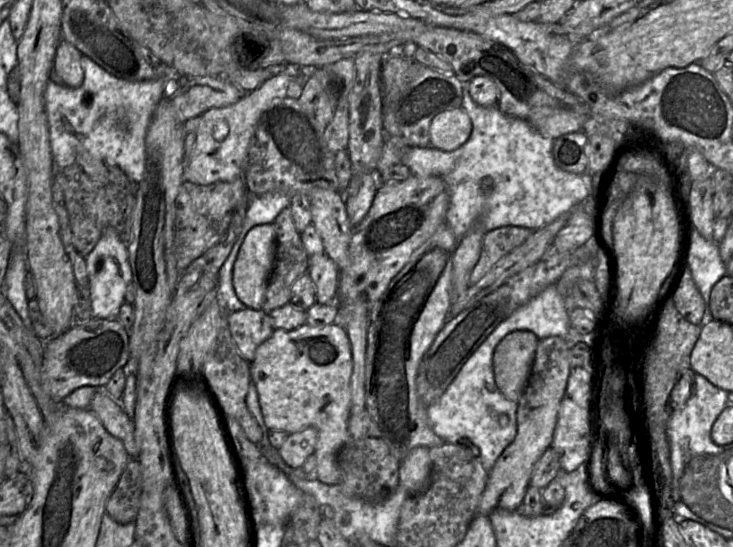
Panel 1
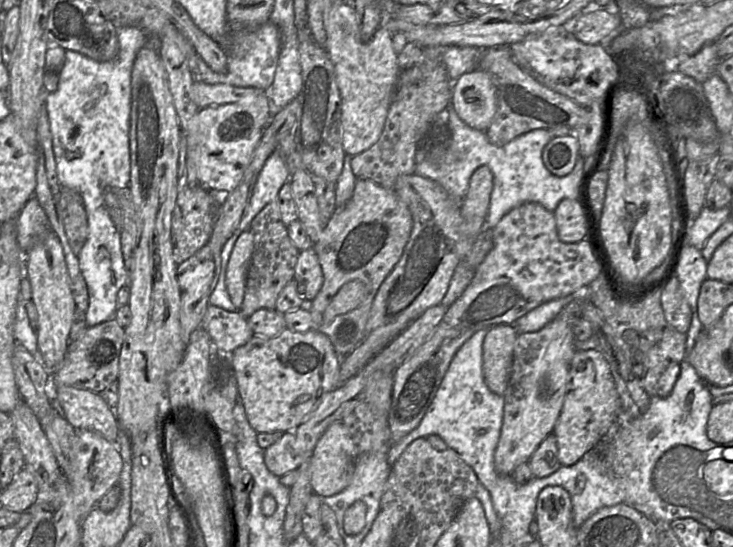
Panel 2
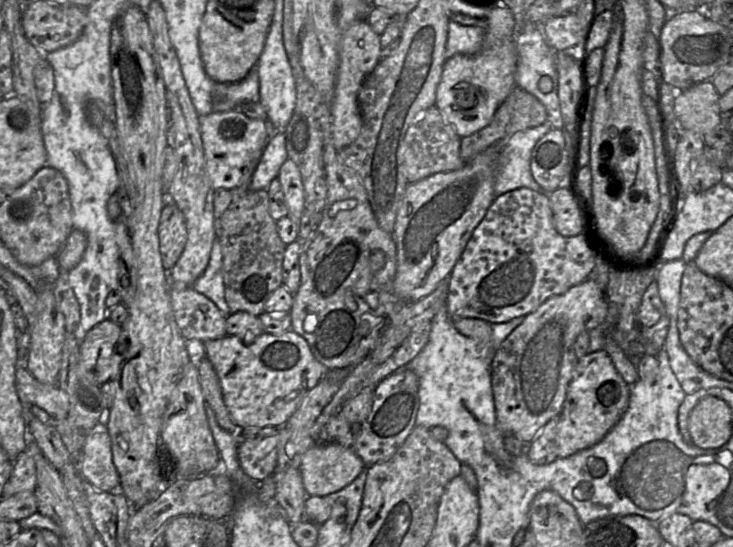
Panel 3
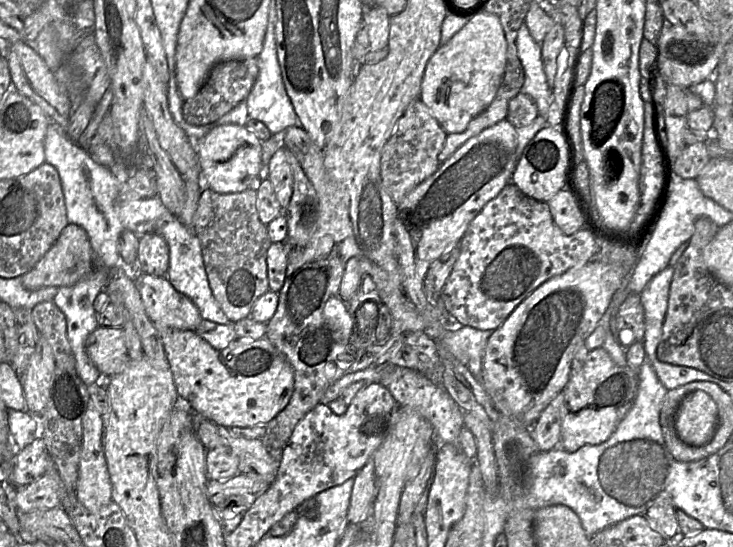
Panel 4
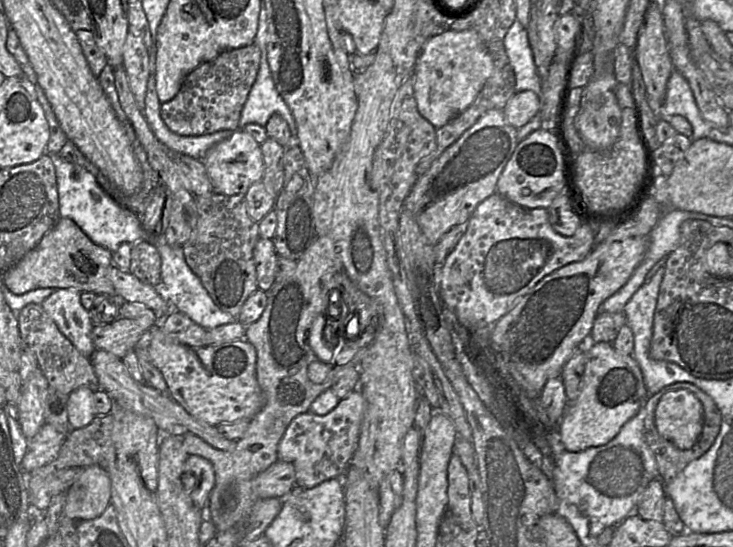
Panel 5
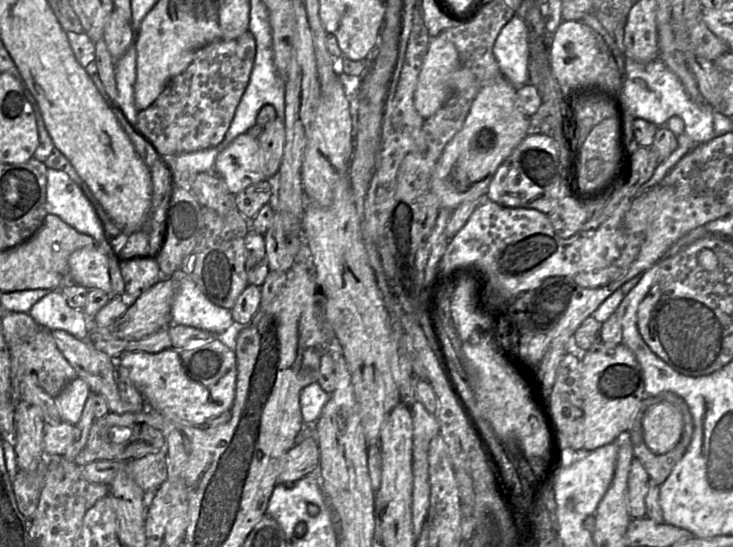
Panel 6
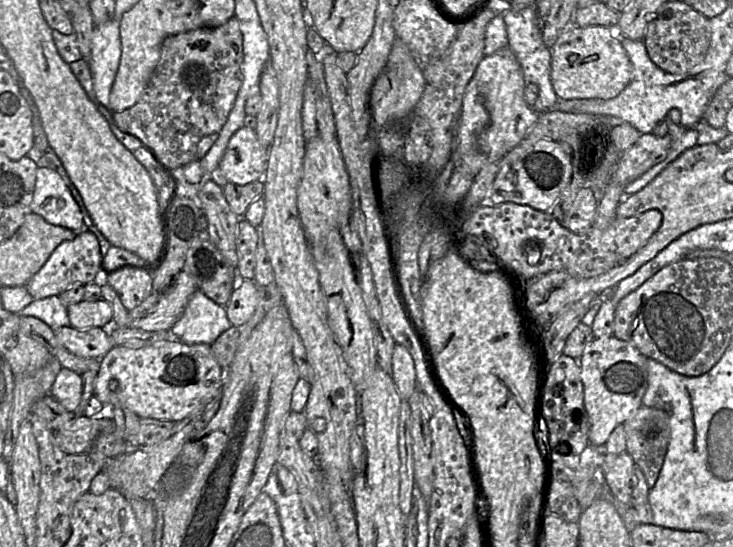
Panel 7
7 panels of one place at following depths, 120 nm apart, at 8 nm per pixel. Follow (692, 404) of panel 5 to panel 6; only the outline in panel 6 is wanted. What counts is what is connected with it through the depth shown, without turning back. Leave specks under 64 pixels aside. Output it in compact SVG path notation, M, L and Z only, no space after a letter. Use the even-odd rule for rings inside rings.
M661 401L648 409L642 428L647 447L655 454L665 454L680 442L684 420L675 405Z

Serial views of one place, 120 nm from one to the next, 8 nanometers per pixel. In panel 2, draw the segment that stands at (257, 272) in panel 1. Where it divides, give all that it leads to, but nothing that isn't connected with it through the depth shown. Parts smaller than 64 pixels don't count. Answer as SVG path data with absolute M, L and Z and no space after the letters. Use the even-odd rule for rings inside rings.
M245 231L237 238L226 269L225 282L233 304L238 308L243 302L246 275L253 251L254 238L251 231Z

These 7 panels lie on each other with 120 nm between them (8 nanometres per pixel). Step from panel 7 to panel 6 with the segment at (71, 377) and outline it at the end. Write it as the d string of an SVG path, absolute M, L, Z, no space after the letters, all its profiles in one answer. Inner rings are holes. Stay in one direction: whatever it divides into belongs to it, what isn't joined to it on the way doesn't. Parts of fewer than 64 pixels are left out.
M79 376L64 387L56 397L56 405L62 421L73 425L79 423L90 392L88 383Z

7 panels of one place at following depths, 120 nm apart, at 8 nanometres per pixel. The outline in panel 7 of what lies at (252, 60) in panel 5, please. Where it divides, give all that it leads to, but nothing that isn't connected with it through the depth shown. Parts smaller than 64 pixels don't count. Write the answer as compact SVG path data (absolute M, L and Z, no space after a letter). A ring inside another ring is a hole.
M235 16L231 17L223 25L217 27L202 27L169 36L164 40L162 44L159 62L155 70L153 71L146 87L144 88L140 98L132 107L123 111L113 112L113 121L120 130L135 136L140 141L150 146L155 151L159 159L172 169L184 166L192 161L200 160L208 153L212 145L218 139L219 134L234 106L237 94L243 81L242 64L243 36L239 27L239 22Z

